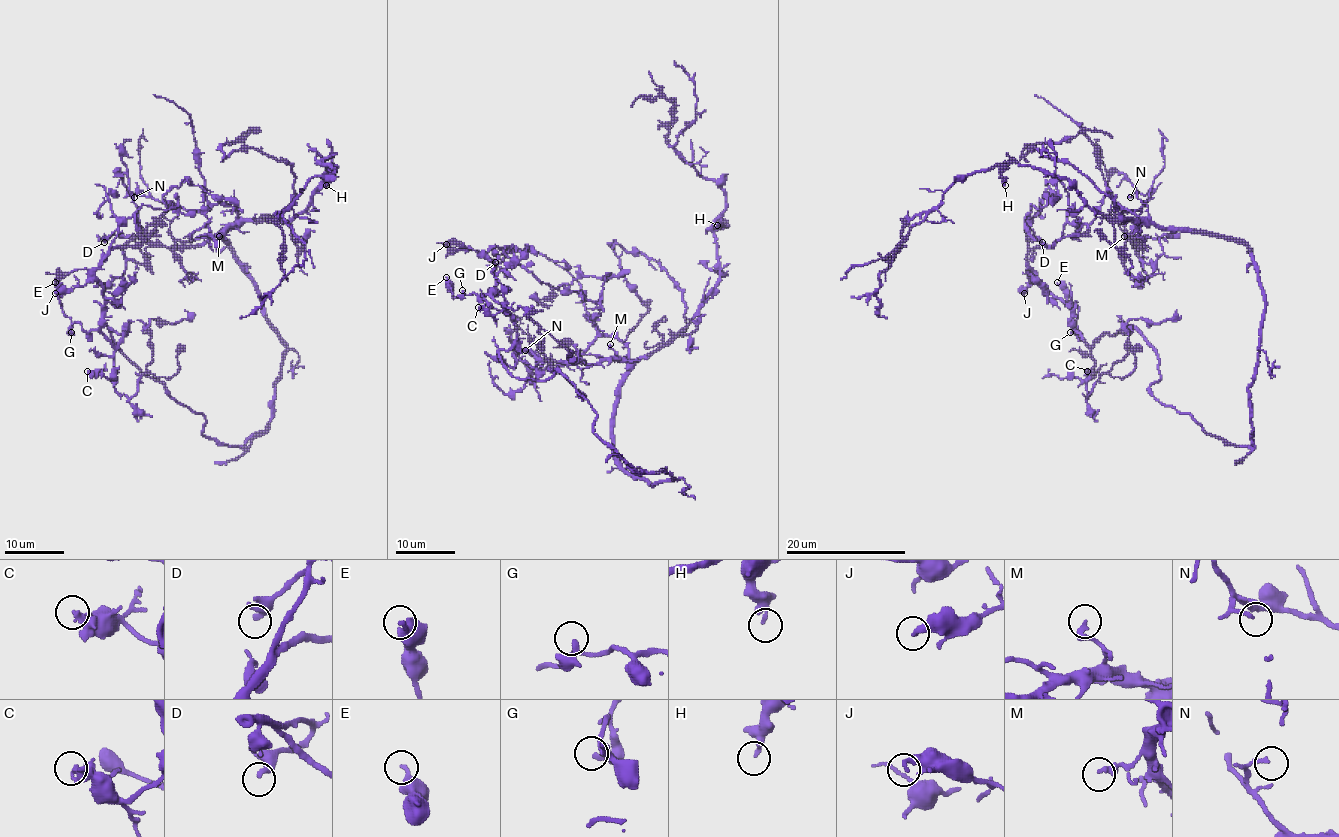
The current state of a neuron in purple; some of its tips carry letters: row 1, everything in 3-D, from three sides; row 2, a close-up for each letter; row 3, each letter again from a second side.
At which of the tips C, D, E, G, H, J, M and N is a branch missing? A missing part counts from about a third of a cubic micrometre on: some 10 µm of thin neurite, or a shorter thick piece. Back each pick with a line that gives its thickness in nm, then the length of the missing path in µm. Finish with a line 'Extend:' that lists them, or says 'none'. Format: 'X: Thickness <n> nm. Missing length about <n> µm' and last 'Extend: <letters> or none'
Extend: none

